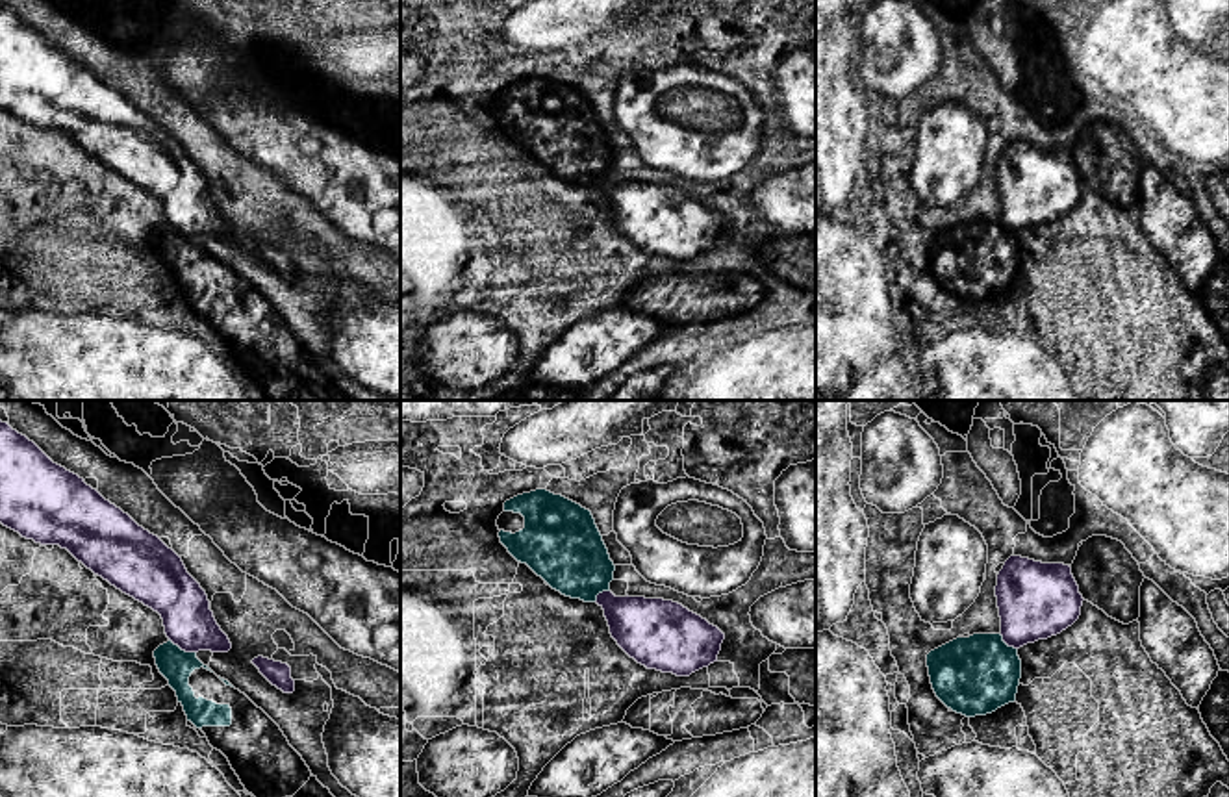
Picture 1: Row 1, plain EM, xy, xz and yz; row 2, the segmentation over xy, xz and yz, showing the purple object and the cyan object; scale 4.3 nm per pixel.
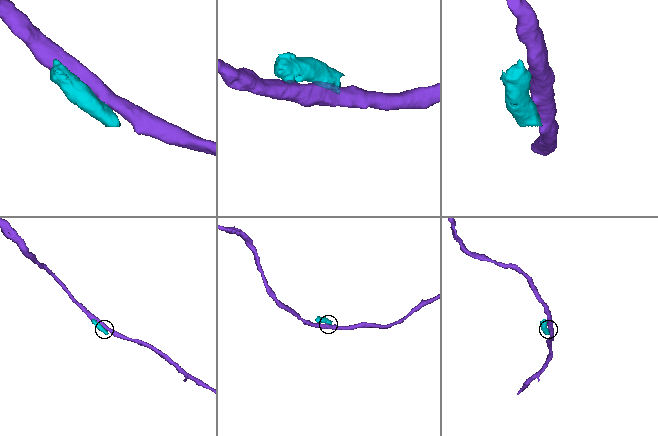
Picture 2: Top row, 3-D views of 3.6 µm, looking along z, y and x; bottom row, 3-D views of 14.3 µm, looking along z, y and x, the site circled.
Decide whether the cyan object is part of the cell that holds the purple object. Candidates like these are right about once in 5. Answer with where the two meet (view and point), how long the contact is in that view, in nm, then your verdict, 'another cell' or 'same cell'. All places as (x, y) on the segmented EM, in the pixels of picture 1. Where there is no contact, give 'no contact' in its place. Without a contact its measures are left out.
contact xy (182, 649); length 140 nm; another cell

